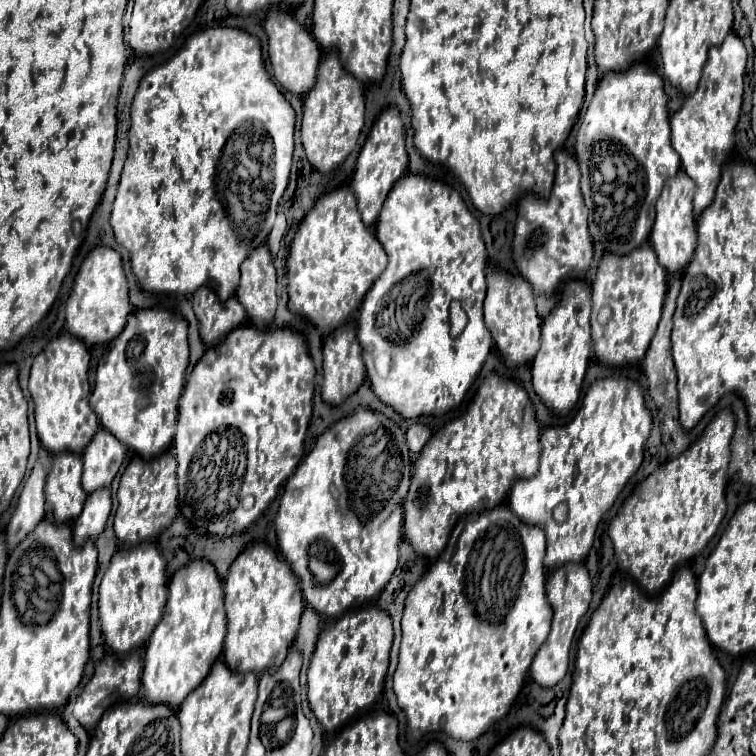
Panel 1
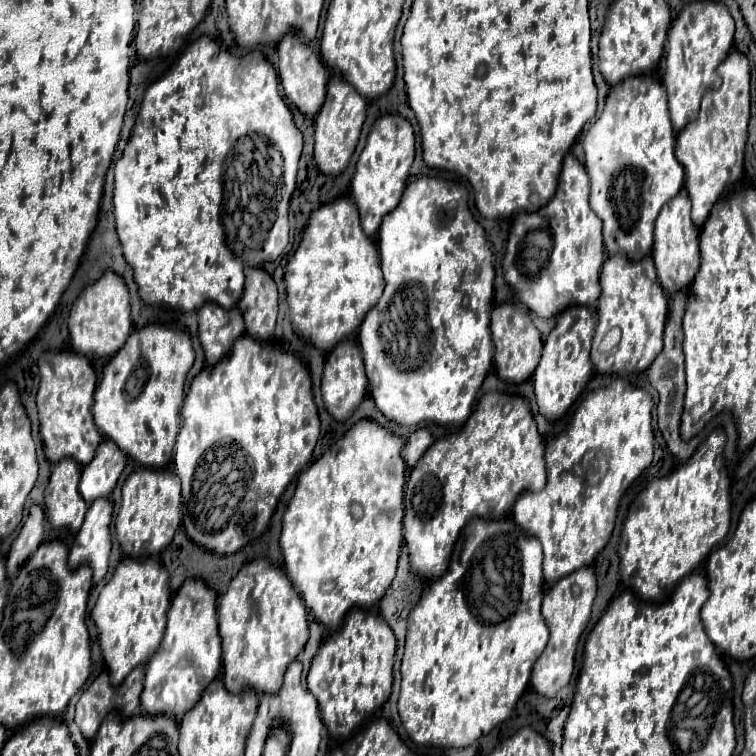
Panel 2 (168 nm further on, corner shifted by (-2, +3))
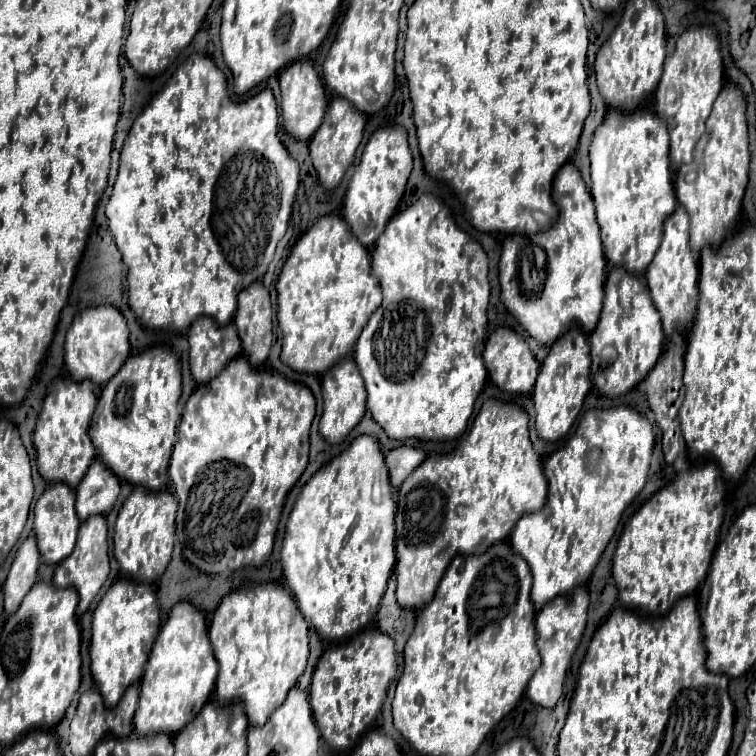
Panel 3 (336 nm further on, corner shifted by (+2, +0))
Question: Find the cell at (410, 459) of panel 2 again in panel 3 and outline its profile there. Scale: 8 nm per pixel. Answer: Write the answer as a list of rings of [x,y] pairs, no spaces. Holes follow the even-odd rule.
[[[399,446],[387,452],[387,466],[389,466],[389,476],[391,484],[399,488],[403,480],[425,460],[425,452],[421,448],[413,446]]]

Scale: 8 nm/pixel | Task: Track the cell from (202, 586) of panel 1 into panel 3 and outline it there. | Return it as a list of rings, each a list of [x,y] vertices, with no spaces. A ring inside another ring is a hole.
[[[177,602],[171,608],[169,618],[161,626],[145,666],[141,680],[141,698],[133,718],[135,732],[149,736],[155,732],[173,734],[181,730],[195,718],[197,710],[201,710],[201,706],[211,700],[217,670],[219,666],[211,650],[203,612],[197,610],[191,602]]]

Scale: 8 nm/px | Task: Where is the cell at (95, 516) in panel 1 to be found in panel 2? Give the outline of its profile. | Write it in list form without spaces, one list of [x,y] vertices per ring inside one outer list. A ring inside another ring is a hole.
[[[97,499],[89,505],[85,523],[79,529],[71,553],[69,567],[75,571],[79,565],[89,565],[93,571],[93,585],[103,581],[109,567],[111,553],[111,501]]]

